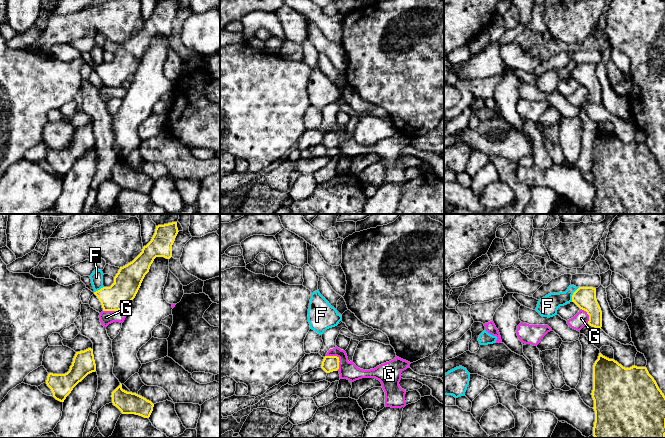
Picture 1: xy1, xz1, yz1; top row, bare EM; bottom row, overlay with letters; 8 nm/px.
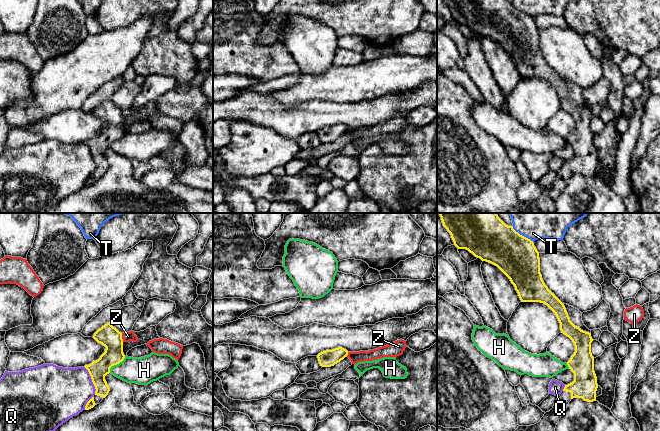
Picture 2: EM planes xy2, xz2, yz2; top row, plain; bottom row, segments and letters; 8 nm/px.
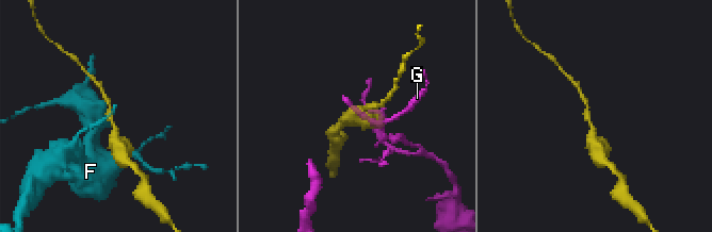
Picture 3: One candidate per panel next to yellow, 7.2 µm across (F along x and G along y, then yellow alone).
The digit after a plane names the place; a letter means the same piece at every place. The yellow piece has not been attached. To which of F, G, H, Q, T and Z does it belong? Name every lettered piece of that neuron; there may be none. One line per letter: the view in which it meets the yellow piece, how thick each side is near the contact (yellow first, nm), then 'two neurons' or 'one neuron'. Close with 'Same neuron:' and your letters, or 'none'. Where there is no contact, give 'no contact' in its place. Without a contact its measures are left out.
F: yz1 | 180/160 nm | two neurons
G: xz1 | 130/140 nm | two neurons
H: xy2 | 170/220 nm | two neurons
Q: xy2 | 150/400 nm | two neurons
T: yz2 | 340/400 nm | two neurons
Z: xy2 | 170/80 nm | two neurons
Same neuron: none

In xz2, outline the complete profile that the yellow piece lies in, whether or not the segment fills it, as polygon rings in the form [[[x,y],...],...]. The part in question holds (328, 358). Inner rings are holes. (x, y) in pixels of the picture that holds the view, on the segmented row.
[[[342,347],[326,350],[317,355],[320,366],[331,367],[347,357],[348,351]]]

